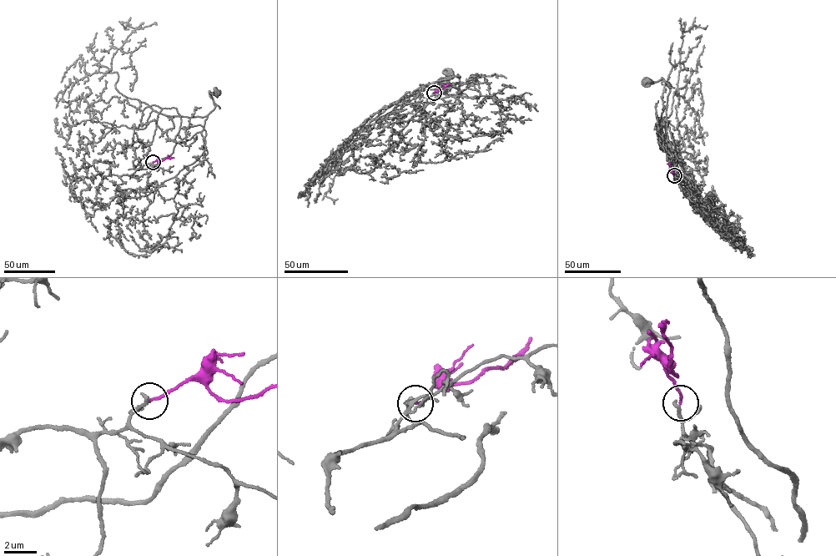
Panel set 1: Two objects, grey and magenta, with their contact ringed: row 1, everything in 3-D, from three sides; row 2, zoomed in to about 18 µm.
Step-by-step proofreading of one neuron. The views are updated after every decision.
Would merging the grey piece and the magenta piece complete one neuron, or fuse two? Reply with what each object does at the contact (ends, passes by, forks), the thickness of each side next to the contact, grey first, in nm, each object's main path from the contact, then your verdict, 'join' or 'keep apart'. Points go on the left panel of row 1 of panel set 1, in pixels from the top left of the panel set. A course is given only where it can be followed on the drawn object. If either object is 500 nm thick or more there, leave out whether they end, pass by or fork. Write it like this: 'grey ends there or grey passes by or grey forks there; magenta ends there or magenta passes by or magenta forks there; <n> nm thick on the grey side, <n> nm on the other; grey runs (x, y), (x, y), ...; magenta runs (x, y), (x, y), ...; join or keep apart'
grey passes by; magenta ends there; 160 nm thick on the grey side, 150 nm on the other; grey runs (153, 162), (141, 169), (153, 168), (171, 154), (177, 142), (203, 130), (214, 108), (210, 93), (218, 93); magenta runs (153, 162), (173, 158); join

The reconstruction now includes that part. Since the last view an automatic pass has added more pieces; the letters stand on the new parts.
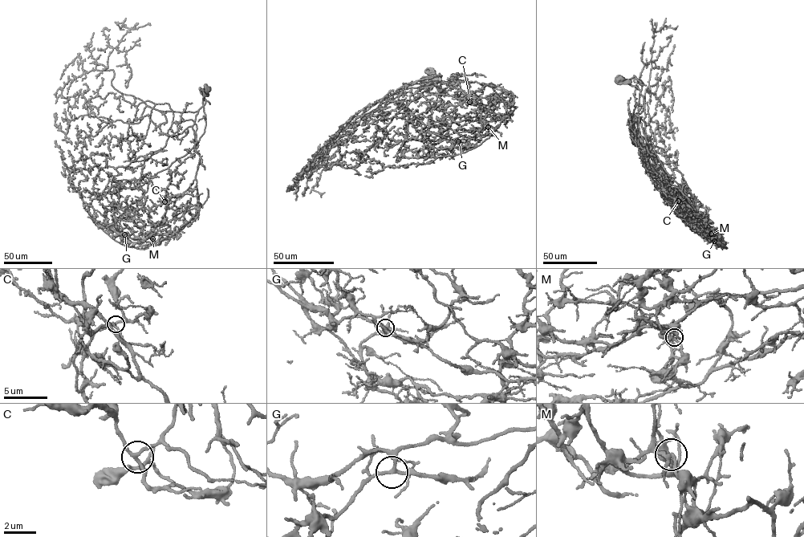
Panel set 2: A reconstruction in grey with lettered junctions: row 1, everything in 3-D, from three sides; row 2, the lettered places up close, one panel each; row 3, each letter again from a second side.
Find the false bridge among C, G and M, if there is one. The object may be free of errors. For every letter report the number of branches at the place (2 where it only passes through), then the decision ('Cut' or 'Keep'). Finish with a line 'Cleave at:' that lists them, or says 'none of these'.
C: Branches: 3. Keep
G: Branches: 3. Keep
M: Branches: 3. Cut
Cleave at: M

